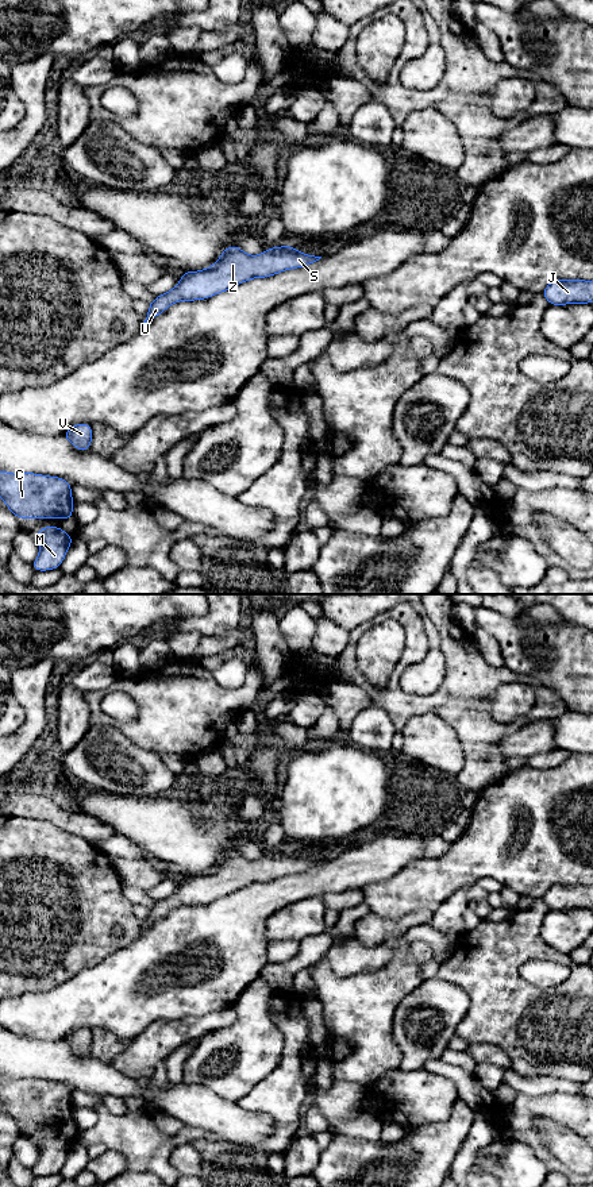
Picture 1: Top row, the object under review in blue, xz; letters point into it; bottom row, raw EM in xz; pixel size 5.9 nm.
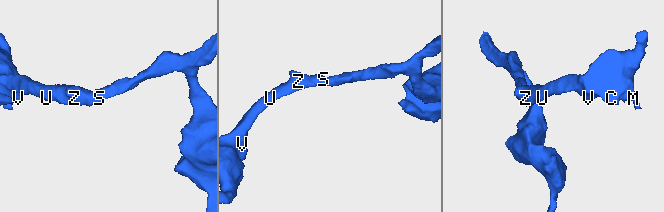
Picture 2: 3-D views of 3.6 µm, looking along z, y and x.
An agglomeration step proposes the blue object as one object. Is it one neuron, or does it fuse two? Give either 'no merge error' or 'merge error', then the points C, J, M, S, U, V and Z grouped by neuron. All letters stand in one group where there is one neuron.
no merge error | C J M S U V Z

